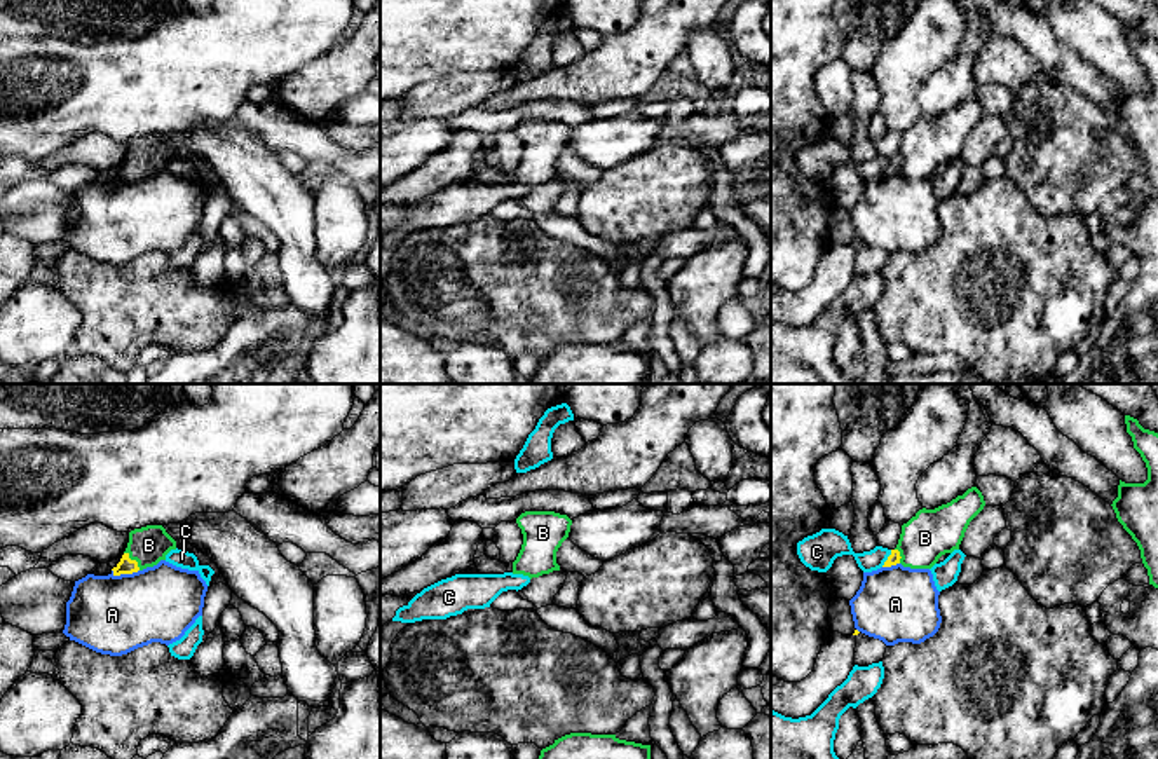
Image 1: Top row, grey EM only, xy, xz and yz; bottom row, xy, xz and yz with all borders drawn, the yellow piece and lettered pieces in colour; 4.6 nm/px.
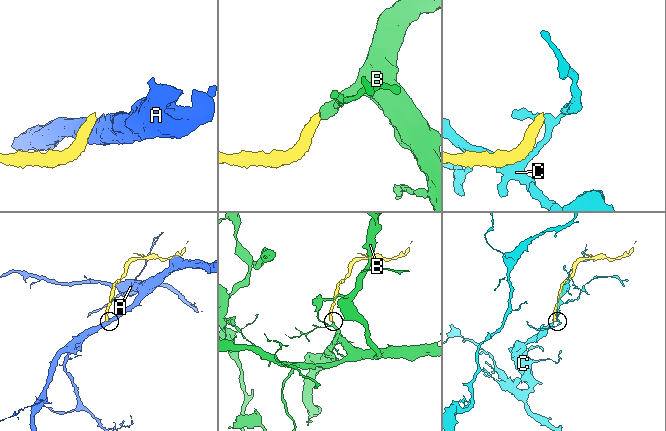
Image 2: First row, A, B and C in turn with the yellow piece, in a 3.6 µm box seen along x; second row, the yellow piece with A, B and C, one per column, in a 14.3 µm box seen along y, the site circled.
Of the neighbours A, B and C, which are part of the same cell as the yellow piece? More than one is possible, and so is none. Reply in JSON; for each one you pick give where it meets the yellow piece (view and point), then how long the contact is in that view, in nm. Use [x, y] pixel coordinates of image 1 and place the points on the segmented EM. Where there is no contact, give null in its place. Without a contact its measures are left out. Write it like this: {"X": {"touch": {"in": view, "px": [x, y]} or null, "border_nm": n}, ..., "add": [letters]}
{"B": {"touch": {"in": "xy", "px": [135, 560]}, "border_nm": 120}, "add": ["B"]}

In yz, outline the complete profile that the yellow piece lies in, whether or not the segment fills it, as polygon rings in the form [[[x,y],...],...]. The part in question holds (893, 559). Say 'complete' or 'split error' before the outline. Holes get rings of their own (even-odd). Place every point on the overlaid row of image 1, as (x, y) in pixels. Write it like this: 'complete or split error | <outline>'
split error | [[[977,487],[968,489],[935,509],[919,509],[907,523],[882,567],[902,564],[910,569],[931,569],[945,553],[959,550],[970,522],[984,509]]]

